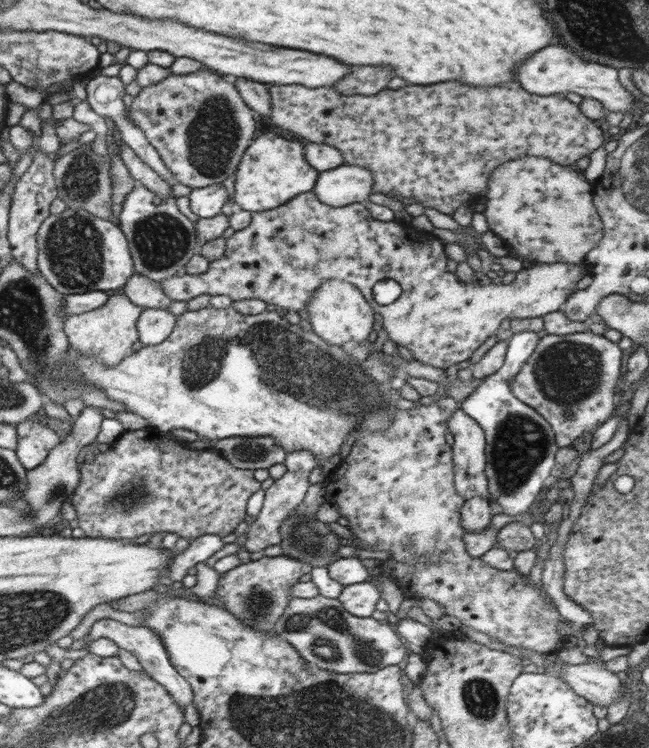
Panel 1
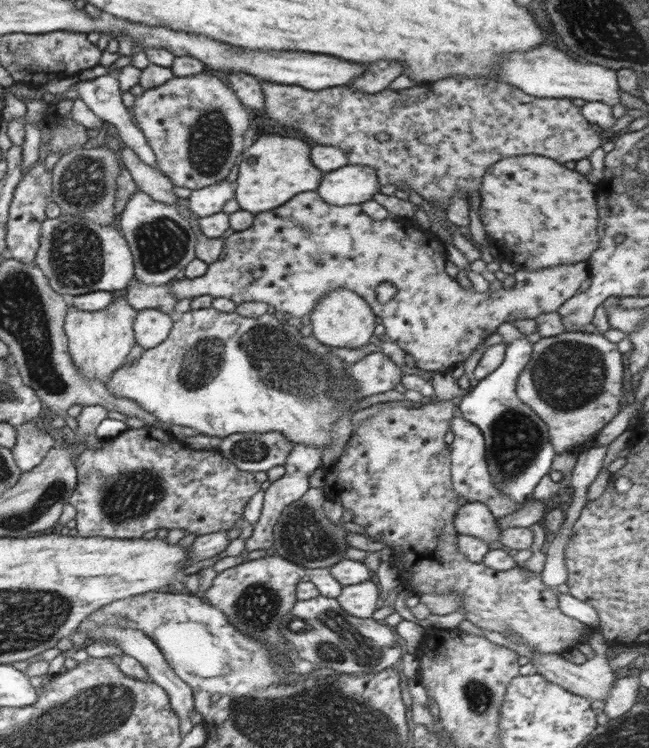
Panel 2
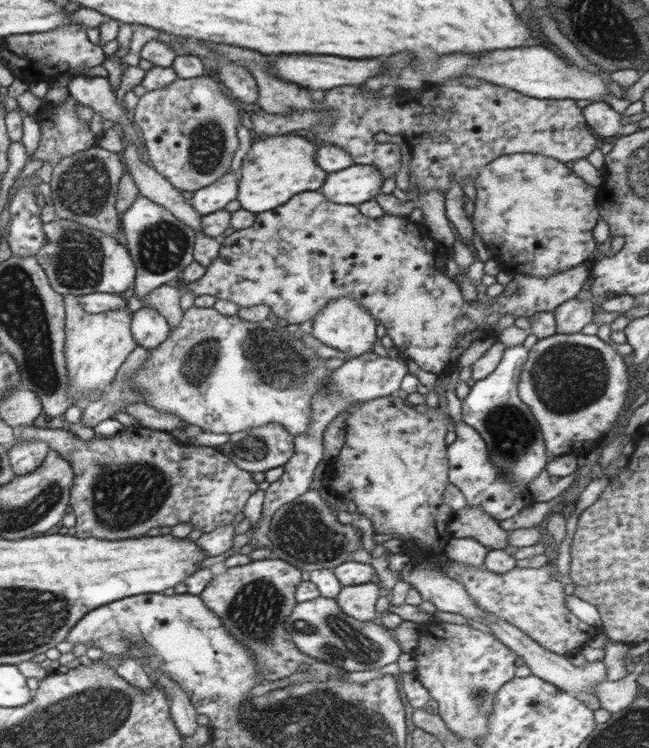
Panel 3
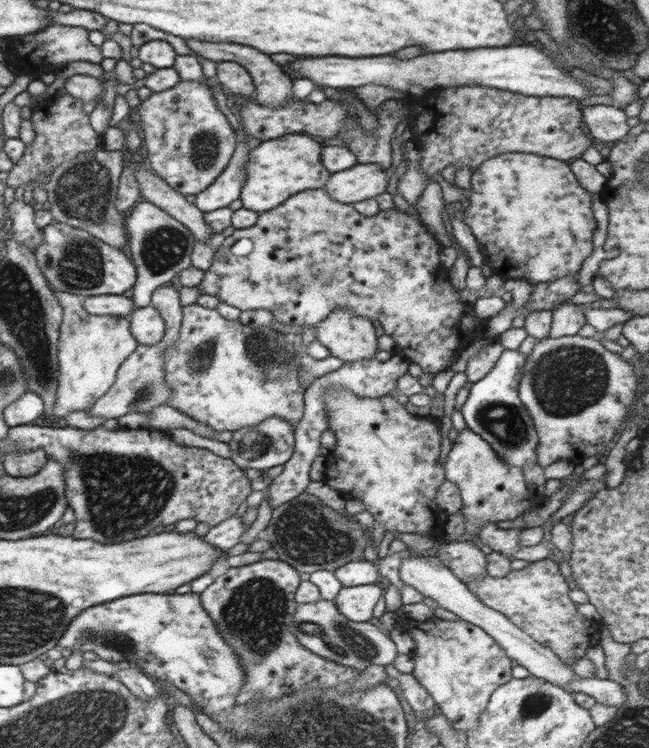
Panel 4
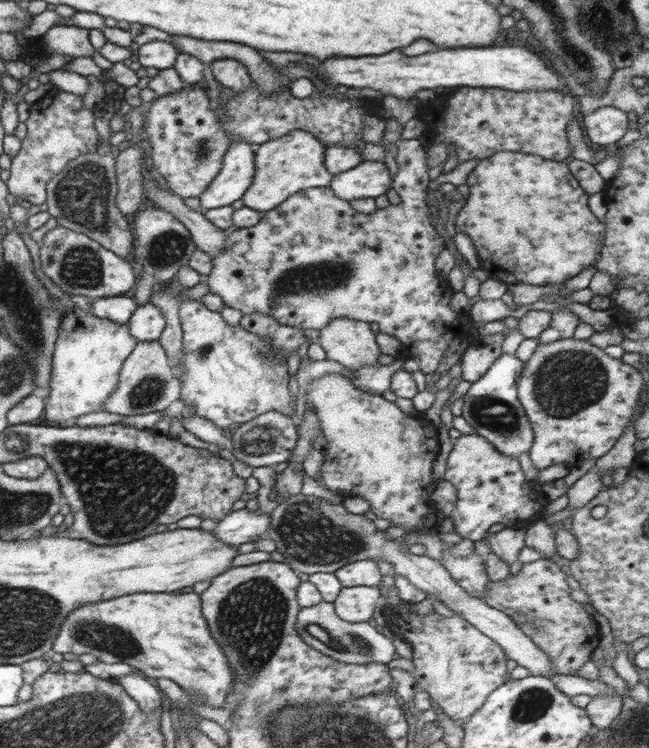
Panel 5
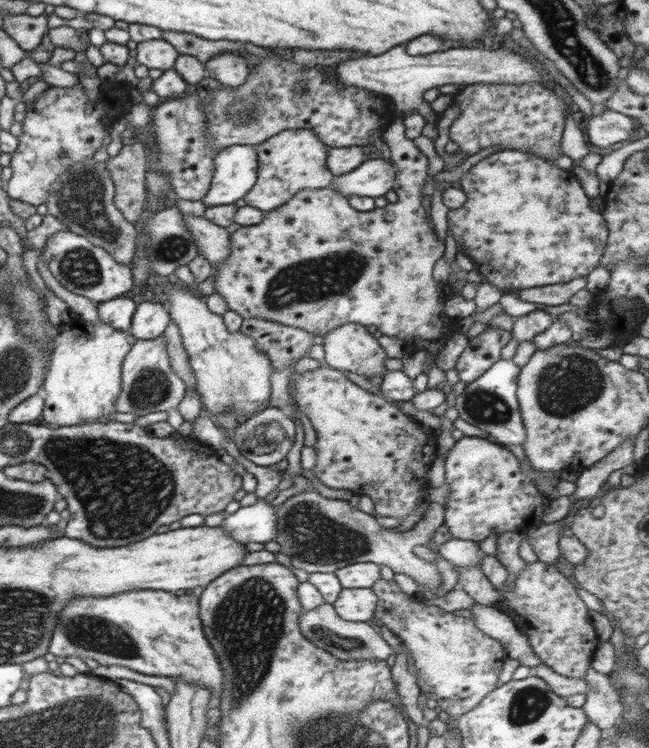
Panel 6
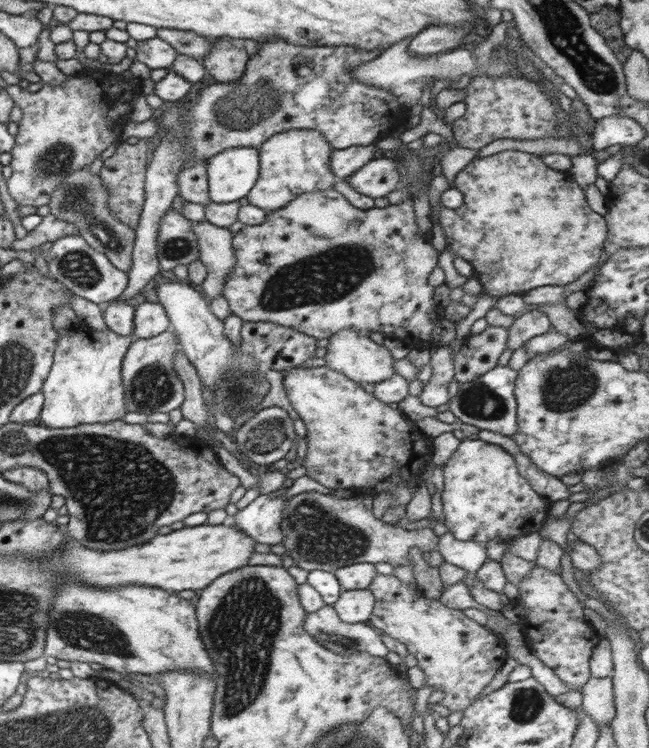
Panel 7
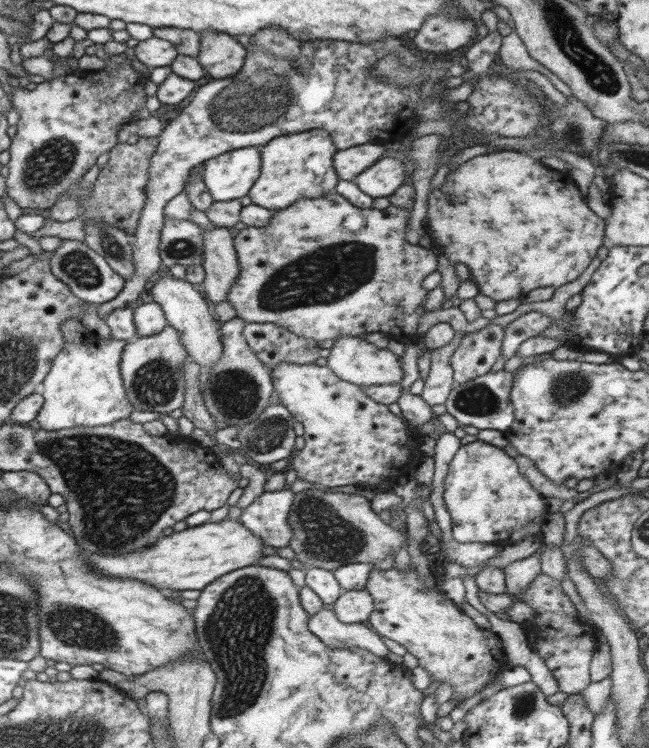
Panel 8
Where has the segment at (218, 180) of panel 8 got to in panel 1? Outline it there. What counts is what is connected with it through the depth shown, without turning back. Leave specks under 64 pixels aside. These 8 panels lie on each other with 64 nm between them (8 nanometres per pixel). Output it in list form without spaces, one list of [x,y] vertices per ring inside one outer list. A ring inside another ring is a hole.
[[[222,183],[212,184],[206,188],[192,189],[189,198],[194,214],[199,218],[214,218],[227,203],[228,192]]]

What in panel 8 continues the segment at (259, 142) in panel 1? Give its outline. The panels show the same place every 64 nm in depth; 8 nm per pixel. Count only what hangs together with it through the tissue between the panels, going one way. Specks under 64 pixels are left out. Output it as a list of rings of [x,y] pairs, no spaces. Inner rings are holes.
[[[313,130],[278,136],[260,146],[261,173],[249,190],[252,204],[278,212],[302,198],[319,198],[334,192],[339,176],[334,168],[337,149],[328,132]]]

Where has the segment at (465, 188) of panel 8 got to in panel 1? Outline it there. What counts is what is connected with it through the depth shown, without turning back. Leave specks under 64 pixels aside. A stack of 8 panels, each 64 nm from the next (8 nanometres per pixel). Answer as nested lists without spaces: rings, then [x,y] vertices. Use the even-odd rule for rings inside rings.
[[[524,156],[508,160],[496,166],[488,176],[488,194],[483,214],[488,230],[499,236],[511,255],[531,264],[578,263],[596,247],[603,235],[603,220],[593,204],[594,185],[590,184],[580,170],[556,164],[546,158]]]

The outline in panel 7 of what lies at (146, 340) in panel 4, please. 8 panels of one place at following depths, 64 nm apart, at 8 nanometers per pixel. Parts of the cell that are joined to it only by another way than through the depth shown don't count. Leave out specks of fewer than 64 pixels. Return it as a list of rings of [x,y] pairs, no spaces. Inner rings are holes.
[[[140,299],[136,303],[133,322],[132,336],[137,339],[153,338],[171,328],[164,305],[148,302],[144,299]]]

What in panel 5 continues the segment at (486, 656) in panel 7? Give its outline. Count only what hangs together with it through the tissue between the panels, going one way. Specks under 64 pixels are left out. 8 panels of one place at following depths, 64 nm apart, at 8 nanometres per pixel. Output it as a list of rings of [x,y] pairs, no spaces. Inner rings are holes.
[[[383,583],[378,584],[378,588],[380,596],[382,596],[381,601],[385,604],[384,617],[390,619],[389,626],[394,630],[394,633],[400,634],[412,645],[412,661],[414,663],[412,674],[417,686],[428,692],[428,695],[438,704],[439,711],[454,720],[458,726],[461,726],[462,722],[466,722],[472,714],[482,708],[488,695],[511,679],[507,672],[509,658],[504,649],[489,636],[480,632],[478,628],[472,626],[470,622],[458,615],[444,618],[433,610],[432,613],[422,617],[412,611],[412,604],[402,600],[395,606],[386,604],[385,598],[389,596],[390,590]]]

